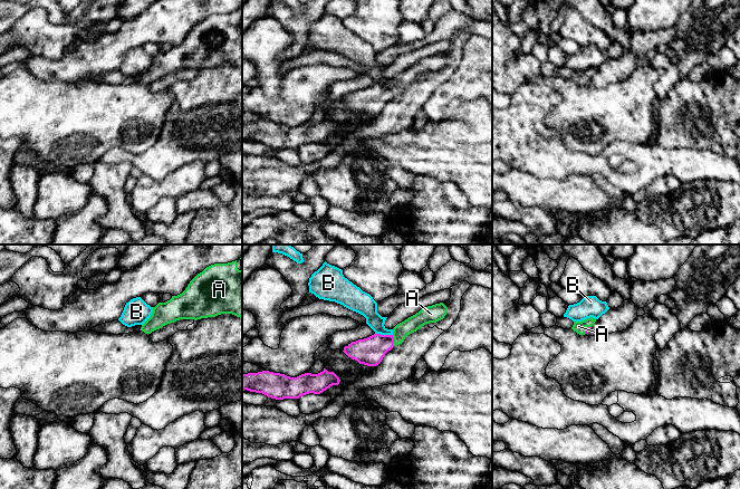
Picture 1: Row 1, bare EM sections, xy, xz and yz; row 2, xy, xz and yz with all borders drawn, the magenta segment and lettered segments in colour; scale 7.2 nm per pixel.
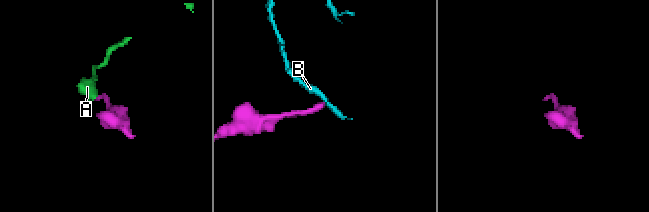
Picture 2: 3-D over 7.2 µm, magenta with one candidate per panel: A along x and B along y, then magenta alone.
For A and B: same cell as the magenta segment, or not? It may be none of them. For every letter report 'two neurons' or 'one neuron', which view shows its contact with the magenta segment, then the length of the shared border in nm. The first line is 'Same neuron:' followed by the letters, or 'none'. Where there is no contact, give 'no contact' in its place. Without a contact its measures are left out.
Same neuron: A
A: one neuron | xz | 80 nm
B: two neurons | xz | 130 nm

